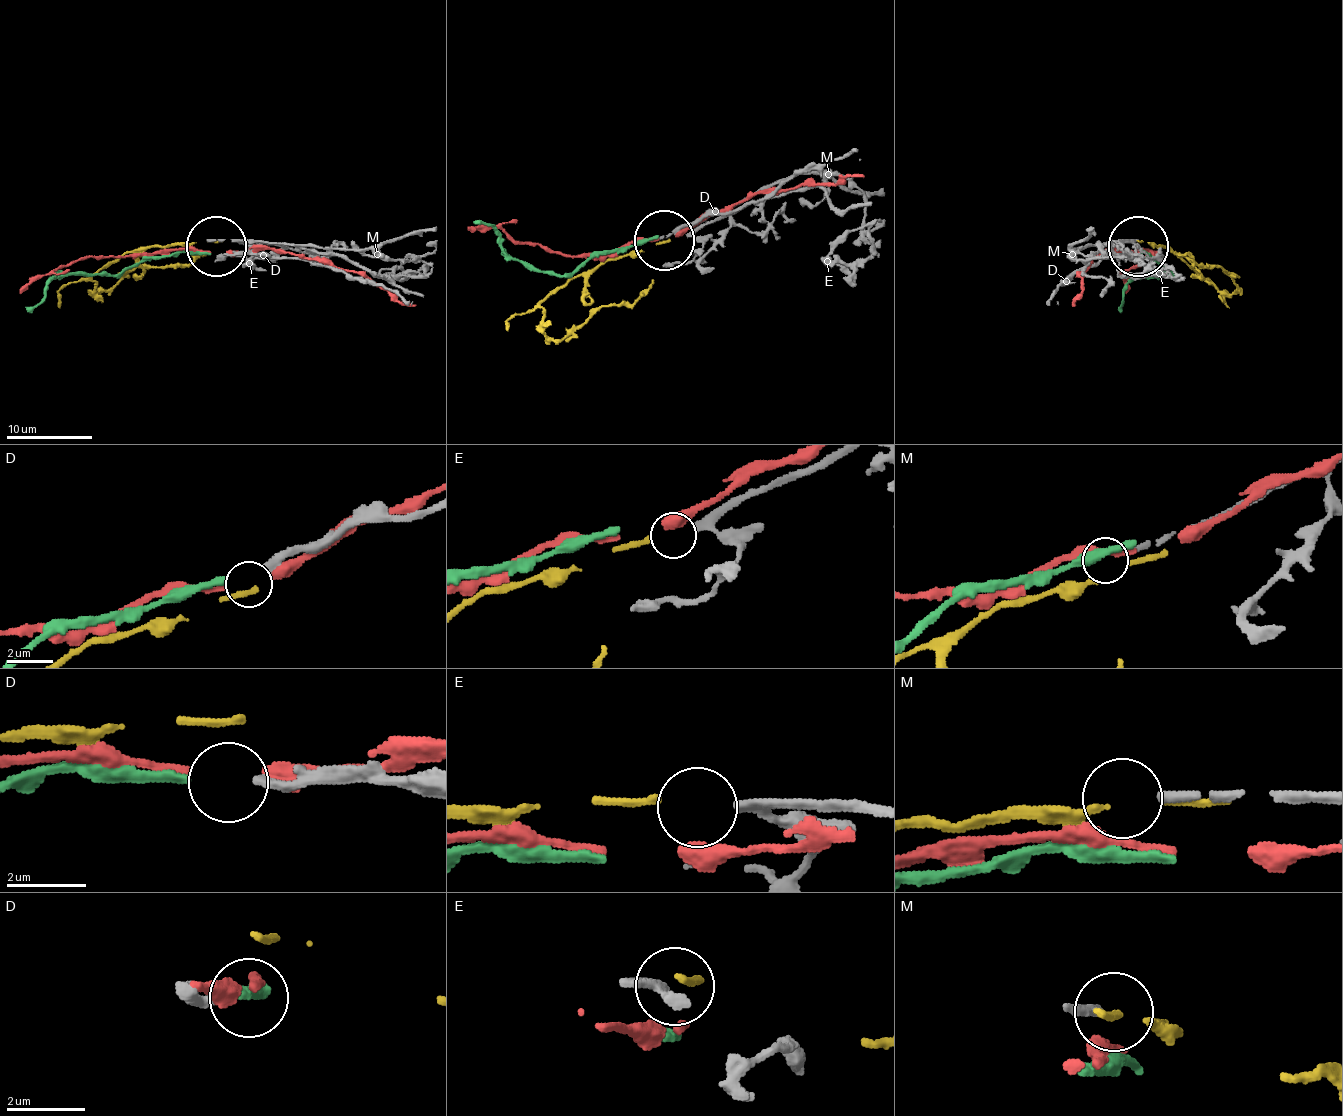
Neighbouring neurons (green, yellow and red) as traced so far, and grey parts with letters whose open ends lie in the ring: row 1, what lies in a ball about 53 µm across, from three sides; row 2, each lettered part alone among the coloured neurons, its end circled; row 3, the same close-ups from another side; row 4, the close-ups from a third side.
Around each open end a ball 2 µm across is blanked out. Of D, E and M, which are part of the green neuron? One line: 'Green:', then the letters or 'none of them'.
Green: D

